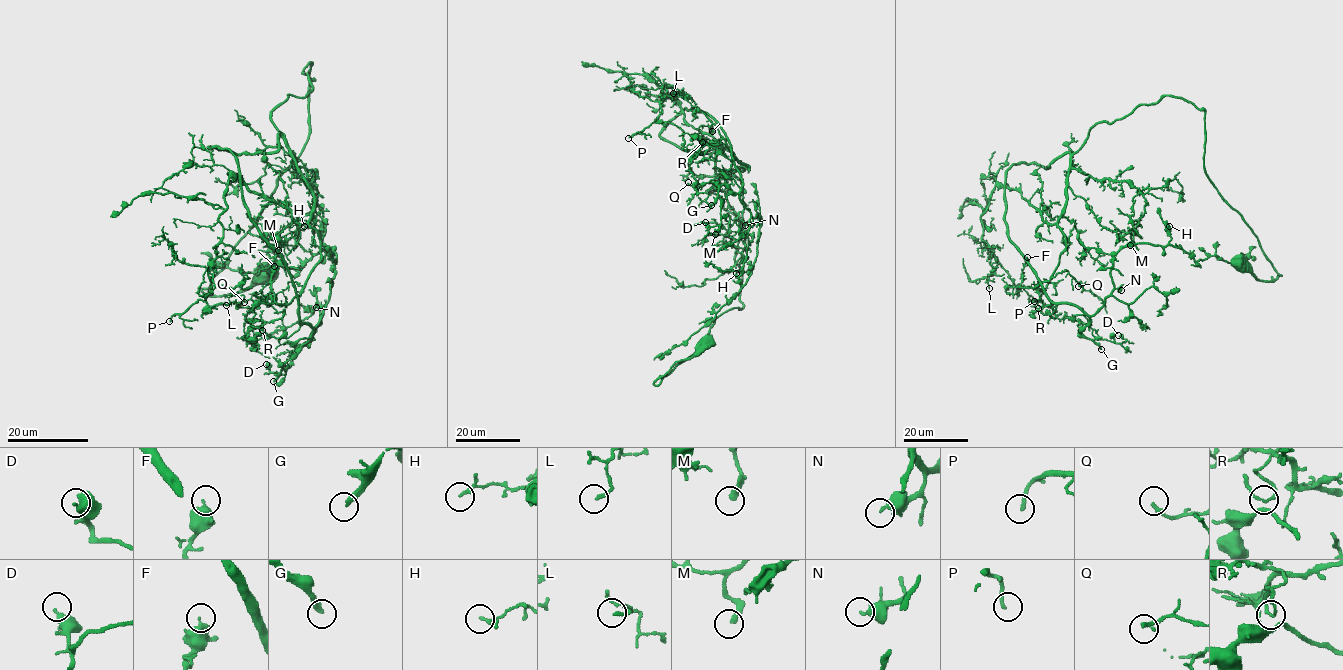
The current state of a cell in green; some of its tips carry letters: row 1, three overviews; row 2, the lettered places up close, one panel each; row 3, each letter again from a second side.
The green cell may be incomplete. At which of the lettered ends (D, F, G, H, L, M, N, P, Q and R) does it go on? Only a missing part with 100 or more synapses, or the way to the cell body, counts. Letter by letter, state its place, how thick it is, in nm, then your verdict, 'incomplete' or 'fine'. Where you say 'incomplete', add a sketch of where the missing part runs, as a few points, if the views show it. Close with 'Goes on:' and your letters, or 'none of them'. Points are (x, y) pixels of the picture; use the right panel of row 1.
D: (1118, 335) | 320 nm | fine
F: (1027, 257) | 500 nm | fine
G: (1101, 349) | 320 nm | incomplete | (1101, 349), (1141, 398), (1149, 402), (1163, 400), (1191, 405), (1201, 411), (1190, 408)
H: (1169, 226) | 130 nm | fine
L: (989, 288) | 160 nm | fine
M: (1130, 245) | 280 nm | fine
N: (1121, 290) | 380 nm | fine
P: (1034, 301) | 180 nm | fine
Q: (1078, 286) | 190 nm | fine
R: (1038, 308) | 140 nm | fine
Goes on: G

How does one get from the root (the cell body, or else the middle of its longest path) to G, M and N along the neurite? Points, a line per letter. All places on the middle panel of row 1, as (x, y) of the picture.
G: (705, 343), (653, 384), (743, 305), (715, 154), (660, 135), (684, 109), (720, 126), (742, 182), (711, 205)
M: (705, 343), (653, 384), (742, 307), (741, 227), (709, 190), (723, 175), (746, 250), (715, 234)
N: (705, 343), (653, 384), (743, 305), (715, 154), (660, 135), (682, 110), (725, 132), (745, 225)

